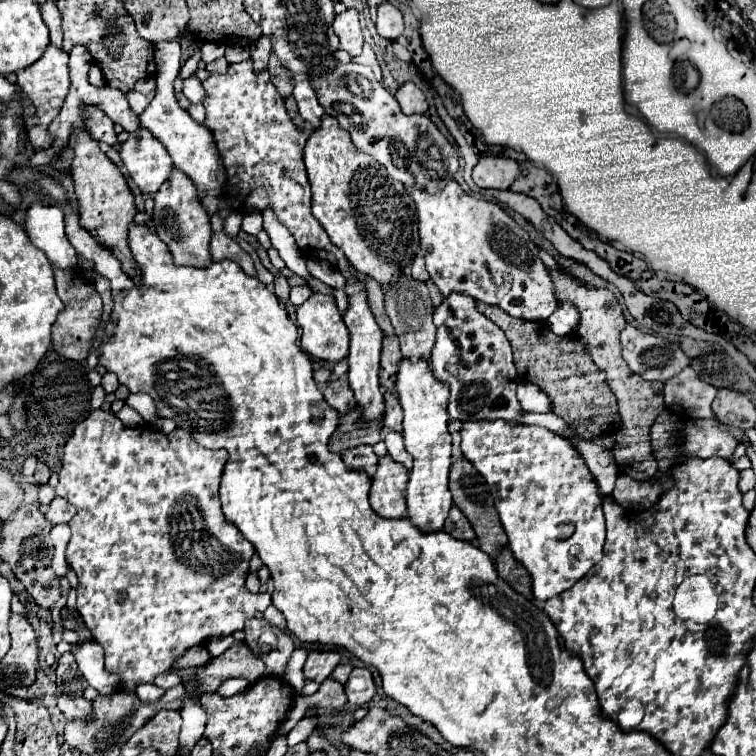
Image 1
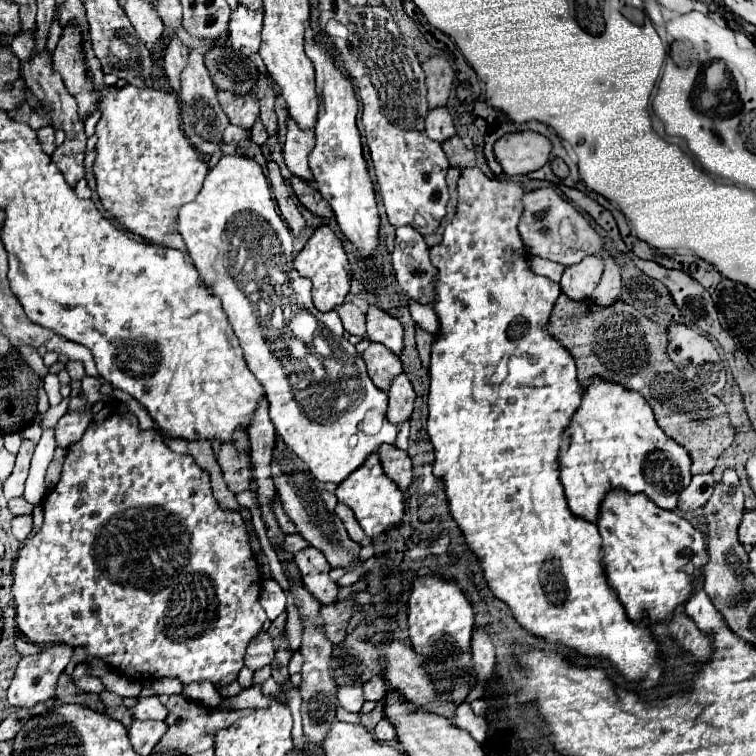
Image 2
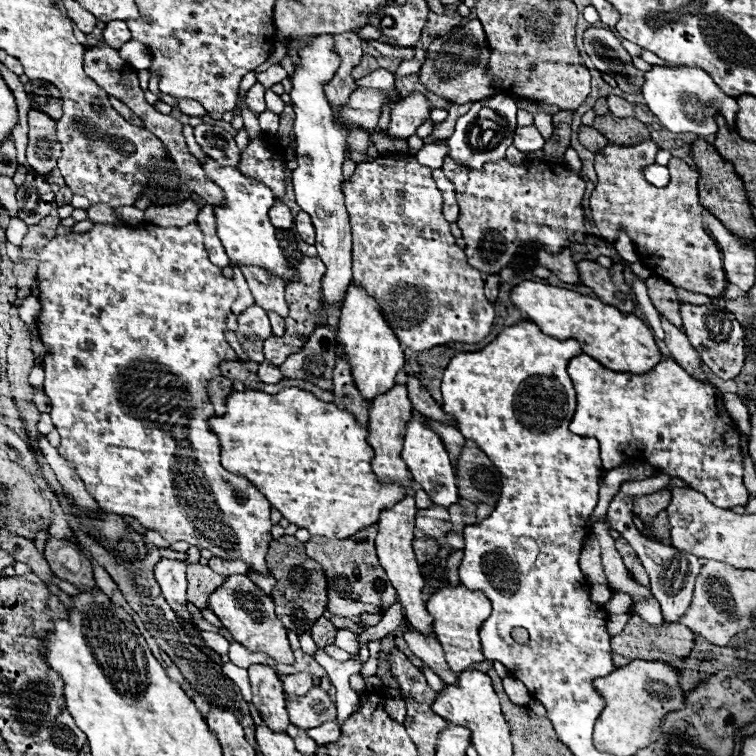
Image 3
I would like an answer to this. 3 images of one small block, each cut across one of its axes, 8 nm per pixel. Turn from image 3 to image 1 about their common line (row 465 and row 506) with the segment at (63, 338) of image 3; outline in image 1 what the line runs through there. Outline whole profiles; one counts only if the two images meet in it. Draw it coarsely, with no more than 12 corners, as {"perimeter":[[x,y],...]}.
{"perimeter":[[90,412],[56,494],[120,692],[271,594],[226,450]]}

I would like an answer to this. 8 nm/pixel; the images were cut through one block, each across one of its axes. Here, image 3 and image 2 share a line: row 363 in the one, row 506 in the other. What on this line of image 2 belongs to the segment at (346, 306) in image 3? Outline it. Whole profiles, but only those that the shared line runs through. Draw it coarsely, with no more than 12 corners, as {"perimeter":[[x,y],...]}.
{"perimeter":[[376,452],[338,484],[368,538],[402,522],[404,496]]}

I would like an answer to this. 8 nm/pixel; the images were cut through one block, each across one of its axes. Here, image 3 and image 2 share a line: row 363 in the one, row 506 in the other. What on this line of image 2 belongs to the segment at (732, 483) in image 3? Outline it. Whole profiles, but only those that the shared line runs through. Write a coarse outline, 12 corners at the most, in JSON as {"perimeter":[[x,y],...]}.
{"perimeter":[[600,376],[558,456],[570,510],[596,522],[606,490],[674,510],[688,452],[648,402]]}

